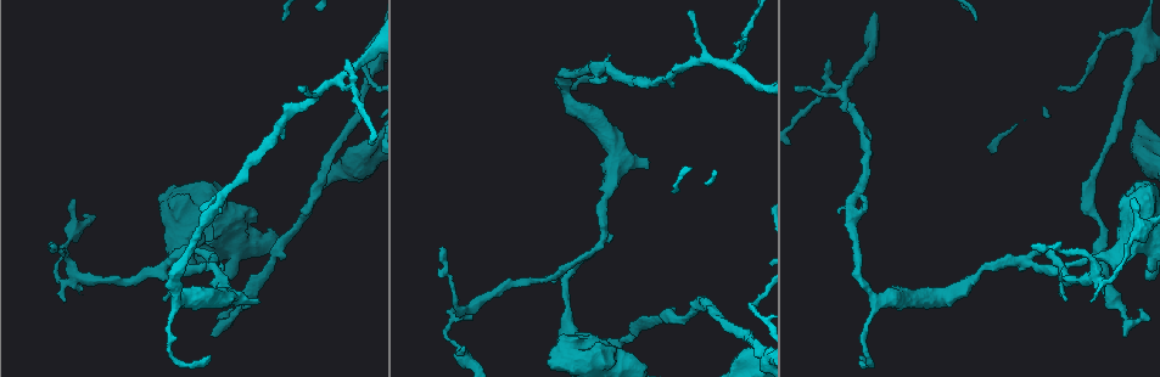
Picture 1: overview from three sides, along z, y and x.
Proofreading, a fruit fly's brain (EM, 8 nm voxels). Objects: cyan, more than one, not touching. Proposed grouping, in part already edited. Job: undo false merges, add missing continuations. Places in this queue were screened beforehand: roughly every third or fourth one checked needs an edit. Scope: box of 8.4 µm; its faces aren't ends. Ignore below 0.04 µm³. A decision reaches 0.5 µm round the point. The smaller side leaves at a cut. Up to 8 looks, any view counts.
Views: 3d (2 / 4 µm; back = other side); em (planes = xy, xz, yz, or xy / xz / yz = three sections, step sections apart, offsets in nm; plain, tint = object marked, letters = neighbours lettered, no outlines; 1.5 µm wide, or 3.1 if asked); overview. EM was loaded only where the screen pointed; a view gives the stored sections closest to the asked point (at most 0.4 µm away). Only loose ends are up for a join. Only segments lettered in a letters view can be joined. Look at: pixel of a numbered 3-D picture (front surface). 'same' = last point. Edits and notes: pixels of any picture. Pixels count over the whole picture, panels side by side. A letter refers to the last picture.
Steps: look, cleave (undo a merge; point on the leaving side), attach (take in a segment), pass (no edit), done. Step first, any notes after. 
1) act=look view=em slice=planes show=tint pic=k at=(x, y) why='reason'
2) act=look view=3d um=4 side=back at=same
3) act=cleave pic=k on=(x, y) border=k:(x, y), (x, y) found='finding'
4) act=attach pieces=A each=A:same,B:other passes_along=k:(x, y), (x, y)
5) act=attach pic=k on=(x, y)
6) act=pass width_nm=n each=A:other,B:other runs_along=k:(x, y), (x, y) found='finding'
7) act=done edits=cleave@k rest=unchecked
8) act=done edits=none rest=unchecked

act=look view=3d um=4 pic=1 at=(846, 83) why='sharp bend'

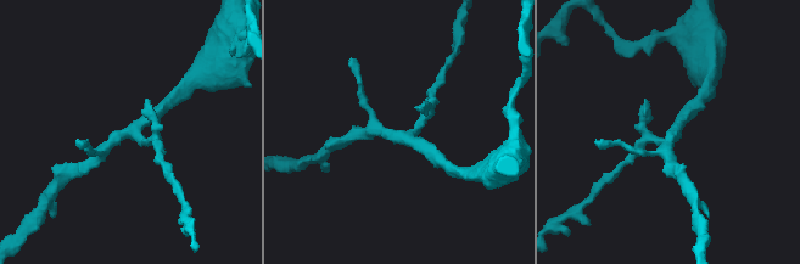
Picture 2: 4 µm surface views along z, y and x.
act=look view=em slice=yz step=4 show=tint pic=2 at=(133, 135)

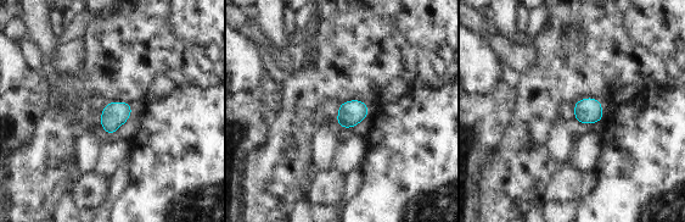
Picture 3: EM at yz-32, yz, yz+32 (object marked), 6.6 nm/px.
act=look view=em slice=planes show=letters at=same

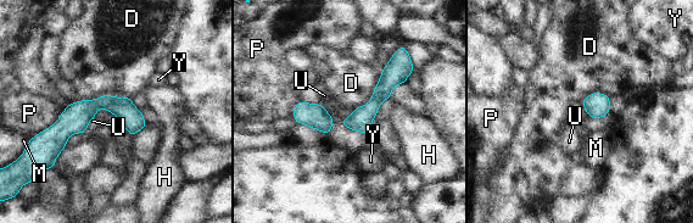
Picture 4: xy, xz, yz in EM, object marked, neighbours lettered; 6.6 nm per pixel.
act=pass each=D:other,H:other,M:other,P:other,U:other,Y:other runs_along=4:(143, 123), (95, 104), (48, 135) found='all the same neuron'

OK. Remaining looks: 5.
act=look view=3d um=4 pic=1 at=(1065, 302) why='tapers out'

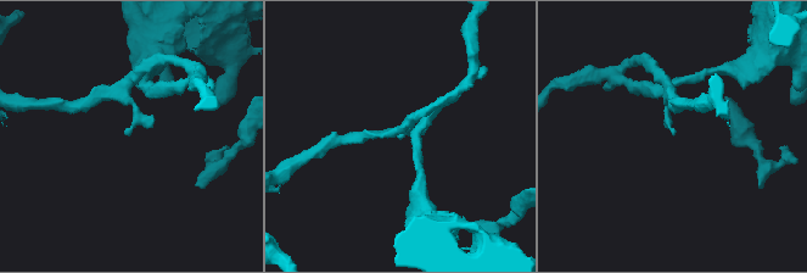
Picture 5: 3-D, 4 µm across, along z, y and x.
act=look view=em slice=planes show=letters pic=5 at=(676, 132)

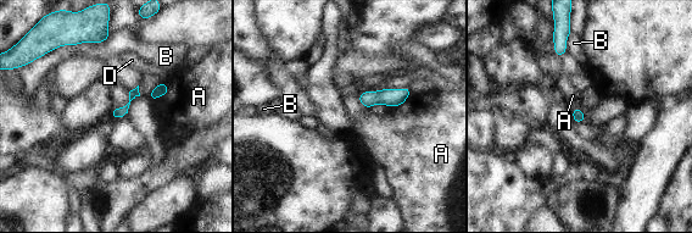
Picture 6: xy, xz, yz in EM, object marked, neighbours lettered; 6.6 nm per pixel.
act=pass each=A:other,B:other,D:other border=6:(167, 84), (167, 93), (152, 101) found='no lettered segment goes on from it'

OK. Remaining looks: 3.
act=look view=em slice=planes show=letters pic=1 at=(75, 199) why='branch stops here'

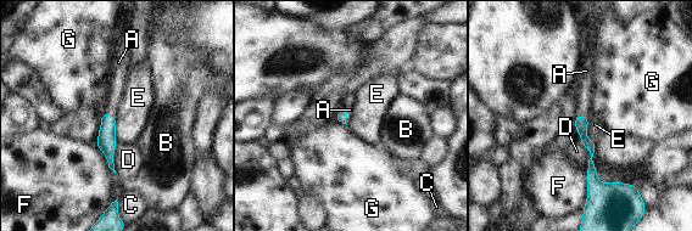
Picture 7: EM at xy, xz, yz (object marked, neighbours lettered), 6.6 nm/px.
act=attach pic=7 on=(117, 78) each=A:same,B:other,C:other,D:other,E:other,F:other,G:other passes_along=7:(106, 141), (109, 114), (117, 78) found='it goes on there'

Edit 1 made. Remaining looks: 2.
act=done edits=attach@7 rest=unchecked

